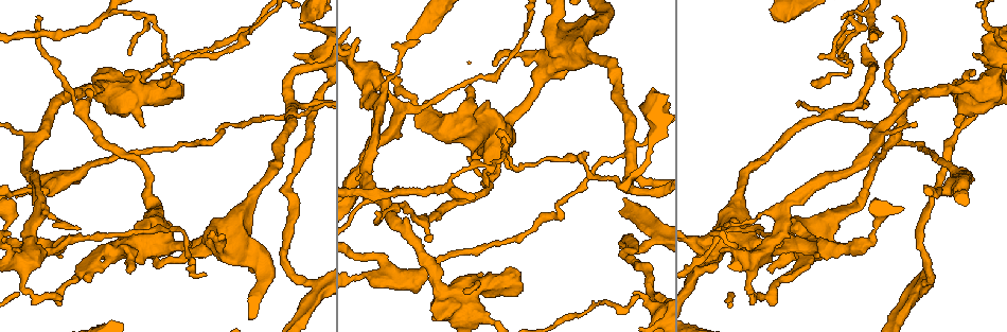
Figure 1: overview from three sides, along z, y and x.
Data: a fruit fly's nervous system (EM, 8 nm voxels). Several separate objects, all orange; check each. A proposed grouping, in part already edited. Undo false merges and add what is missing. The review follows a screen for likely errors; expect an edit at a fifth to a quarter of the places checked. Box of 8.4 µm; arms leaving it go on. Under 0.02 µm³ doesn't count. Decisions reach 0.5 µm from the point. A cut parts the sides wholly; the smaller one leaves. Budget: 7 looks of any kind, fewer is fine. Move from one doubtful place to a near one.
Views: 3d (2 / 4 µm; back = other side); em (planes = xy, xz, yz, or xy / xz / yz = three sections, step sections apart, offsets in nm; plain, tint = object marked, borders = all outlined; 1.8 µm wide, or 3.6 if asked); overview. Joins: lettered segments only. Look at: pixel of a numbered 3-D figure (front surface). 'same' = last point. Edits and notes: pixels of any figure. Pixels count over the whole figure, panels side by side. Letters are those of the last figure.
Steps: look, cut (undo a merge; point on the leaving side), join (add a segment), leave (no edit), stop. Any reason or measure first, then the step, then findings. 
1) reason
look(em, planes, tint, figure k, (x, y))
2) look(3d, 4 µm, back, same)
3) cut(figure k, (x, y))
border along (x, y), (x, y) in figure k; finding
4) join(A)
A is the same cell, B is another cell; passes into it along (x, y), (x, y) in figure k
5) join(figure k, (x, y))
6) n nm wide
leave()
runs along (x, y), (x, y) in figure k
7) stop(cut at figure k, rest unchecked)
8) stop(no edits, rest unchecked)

look(em, xy, step 16, borders, figure 1, (108, 15))

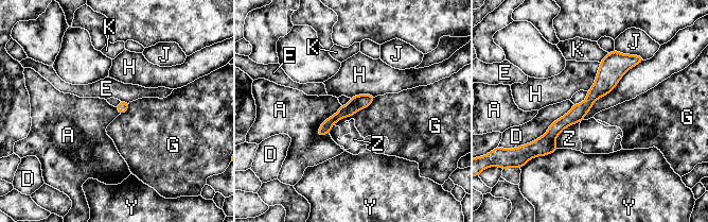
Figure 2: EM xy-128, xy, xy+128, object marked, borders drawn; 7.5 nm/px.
leave()
A, D, E, G, H, J, K, Y and Z are other cells; runs along (629, 63), (549, 137), (546, 152) in figure 2; continuous, no second neuron

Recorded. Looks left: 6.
an open end
look(em, planes, tint, figure 1, (294, 54))

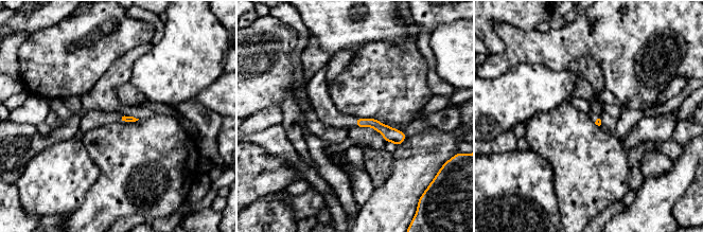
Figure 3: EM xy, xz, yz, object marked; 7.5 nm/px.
see the neighbours
look(em, planes, borders, same)

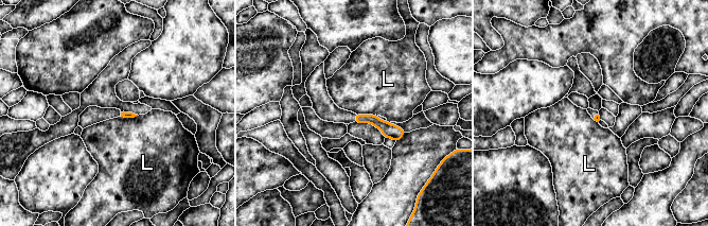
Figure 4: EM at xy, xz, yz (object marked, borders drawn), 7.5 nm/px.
leave()
L is another cell; runs along (357, 118), (401, 133) in figure 4; no lettered segment goes on from it

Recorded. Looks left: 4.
sharp bend
look(3d, 4 µm, figure 1, (320, 283))

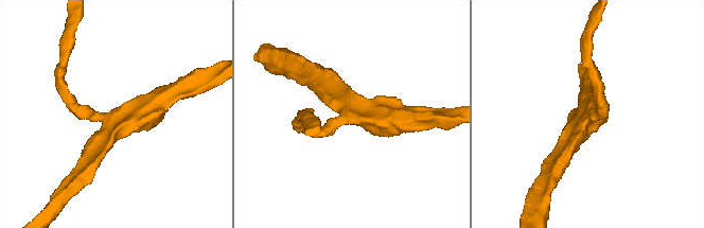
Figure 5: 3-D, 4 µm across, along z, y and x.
look(em, xy, step 16, borders, figure 5, (348, 118))

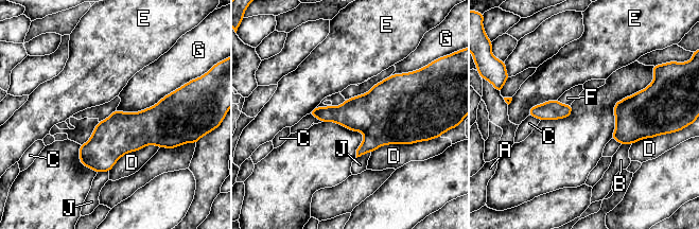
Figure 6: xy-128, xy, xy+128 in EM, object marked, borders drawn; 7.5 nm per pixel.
leave()
A, B, C, D, E, F, G and J are other cells; border along (557, 100), (564, 104), (571, 104) in figure 6; continuous, no second neuron

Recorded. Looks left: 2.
stop(no edits, rest unchecked)

